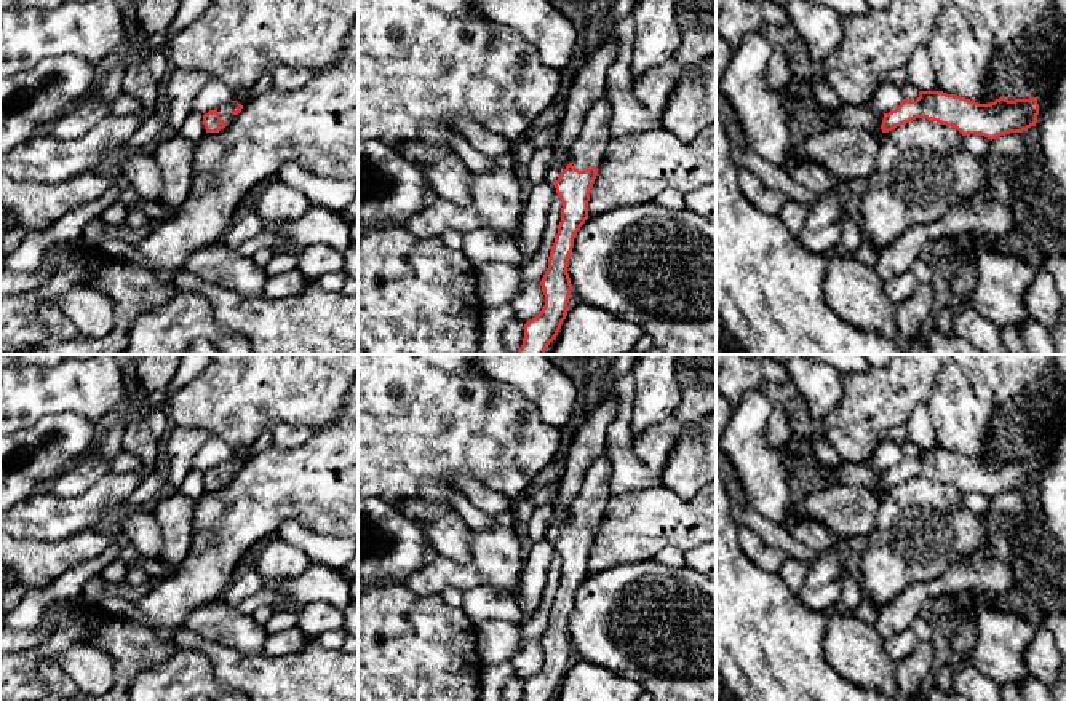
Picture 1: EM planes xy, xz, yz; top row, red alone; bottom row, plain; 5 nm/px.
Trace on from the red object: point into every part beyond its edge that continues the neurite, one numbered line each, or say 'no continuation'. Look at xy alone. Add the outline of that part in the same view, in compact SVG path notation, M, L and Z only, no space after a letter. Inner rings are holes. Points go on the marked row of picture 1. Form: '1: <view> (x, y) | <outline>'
1: xy (226, 110) | M229 102L219 107L217 113L225 125L230 125L237 118L237 115L233 113L237 109L238 109L237 102Z

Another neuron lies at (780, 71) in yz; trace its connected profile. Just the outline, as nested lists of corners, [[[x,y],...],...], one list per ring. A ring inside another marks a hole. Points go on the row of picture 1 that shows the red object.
[[[774,54],[767,72],[769,88],[783,94],[786,85],[793,77],[791,59],[785,54]]]

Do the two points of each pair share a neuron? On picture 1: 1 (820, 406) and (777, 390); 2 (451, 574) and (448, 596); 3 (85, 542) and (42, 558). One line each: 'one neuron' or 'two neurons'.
1: two neurons
2: two neurons
3: one neuron

